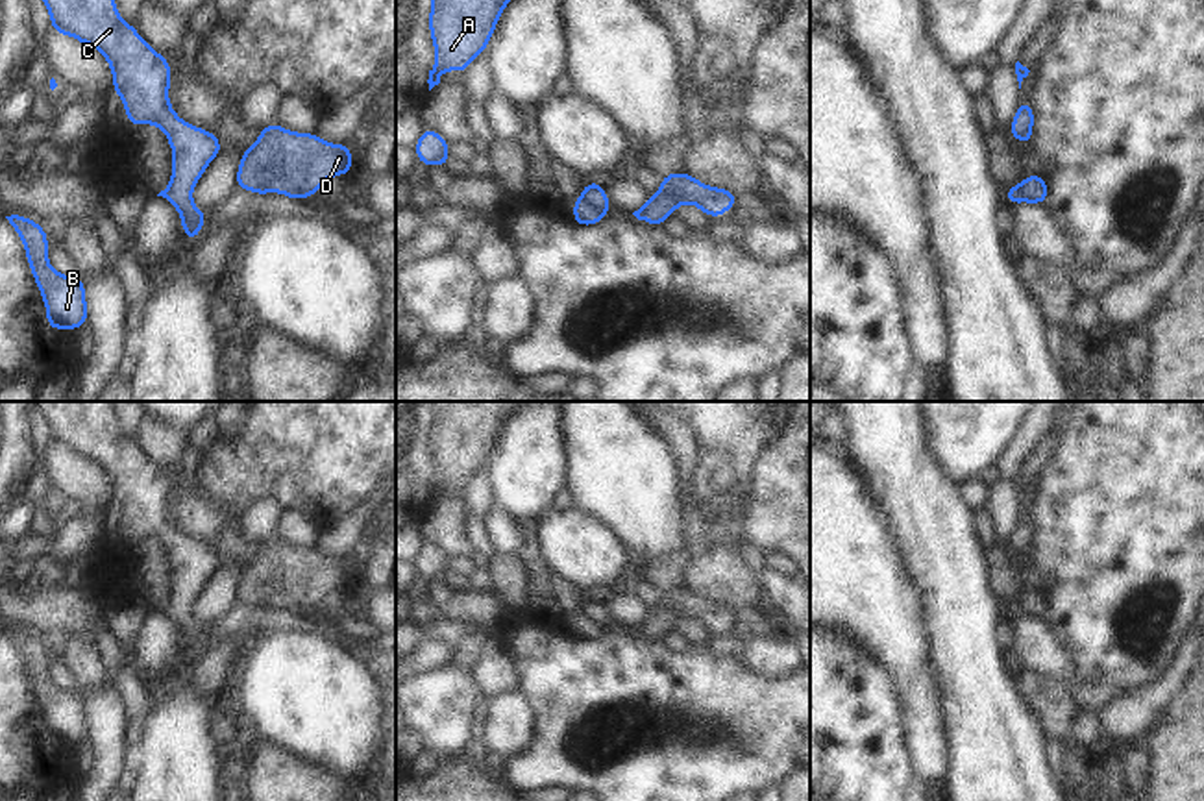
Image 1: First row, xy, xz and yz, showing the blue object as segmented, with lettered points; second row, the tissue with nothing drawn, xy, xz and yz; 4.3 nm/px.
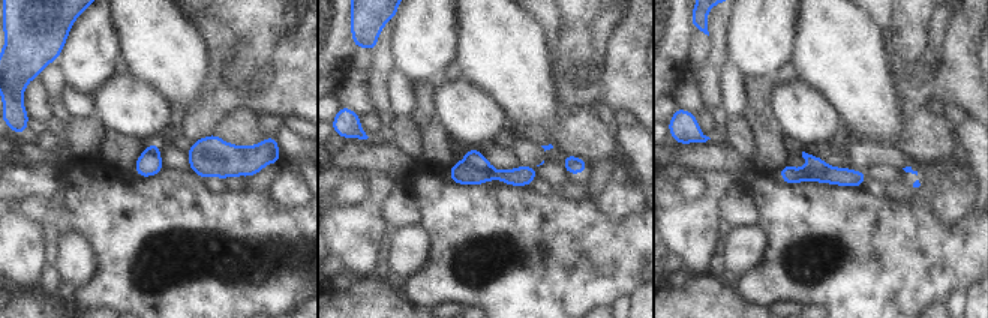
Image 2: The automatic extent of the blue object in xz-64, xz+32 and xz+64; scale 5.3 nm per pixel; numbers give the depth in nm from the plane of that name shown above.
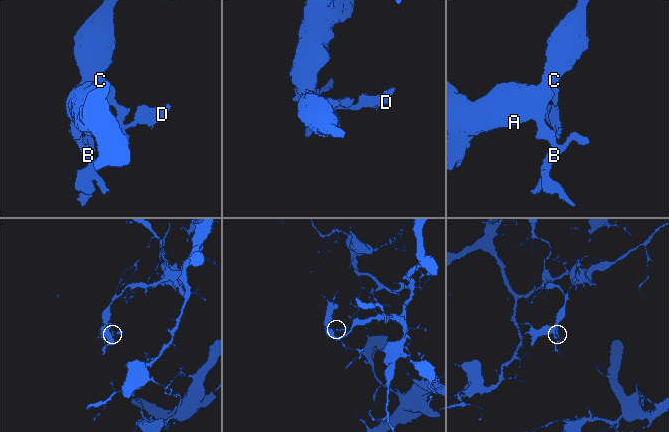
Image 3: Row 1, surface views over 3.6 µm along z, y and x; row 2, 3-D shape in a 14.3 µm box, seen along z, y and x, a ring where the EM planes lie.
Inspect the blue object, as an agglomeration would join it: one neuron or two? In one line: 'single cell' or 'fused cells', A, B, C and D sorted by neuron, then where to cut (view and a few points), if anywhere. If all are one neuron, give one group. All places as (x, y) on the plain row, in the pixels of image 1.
fused cells; A B C / D; cut in xz along (581, 611), (603, 629)

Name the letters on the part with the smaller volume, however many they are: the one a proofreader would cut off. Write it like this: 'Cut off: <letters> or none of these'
Cut off: D

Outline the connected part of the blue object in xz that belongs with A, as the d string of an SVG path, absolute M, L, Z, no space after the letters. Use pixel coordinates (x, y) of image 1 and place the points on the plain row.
M431 401L429 446L436 477L429 505L446 483L462 488L496 444L499 429L522 401Z

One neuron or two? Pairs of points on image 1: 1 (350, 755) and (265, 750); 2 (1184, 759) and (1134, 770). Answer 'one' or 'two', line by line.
1: two
2: two

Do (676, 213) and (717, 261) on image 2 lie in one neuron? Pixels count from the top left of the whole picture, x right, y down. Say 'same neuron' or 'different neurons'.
same neuron

